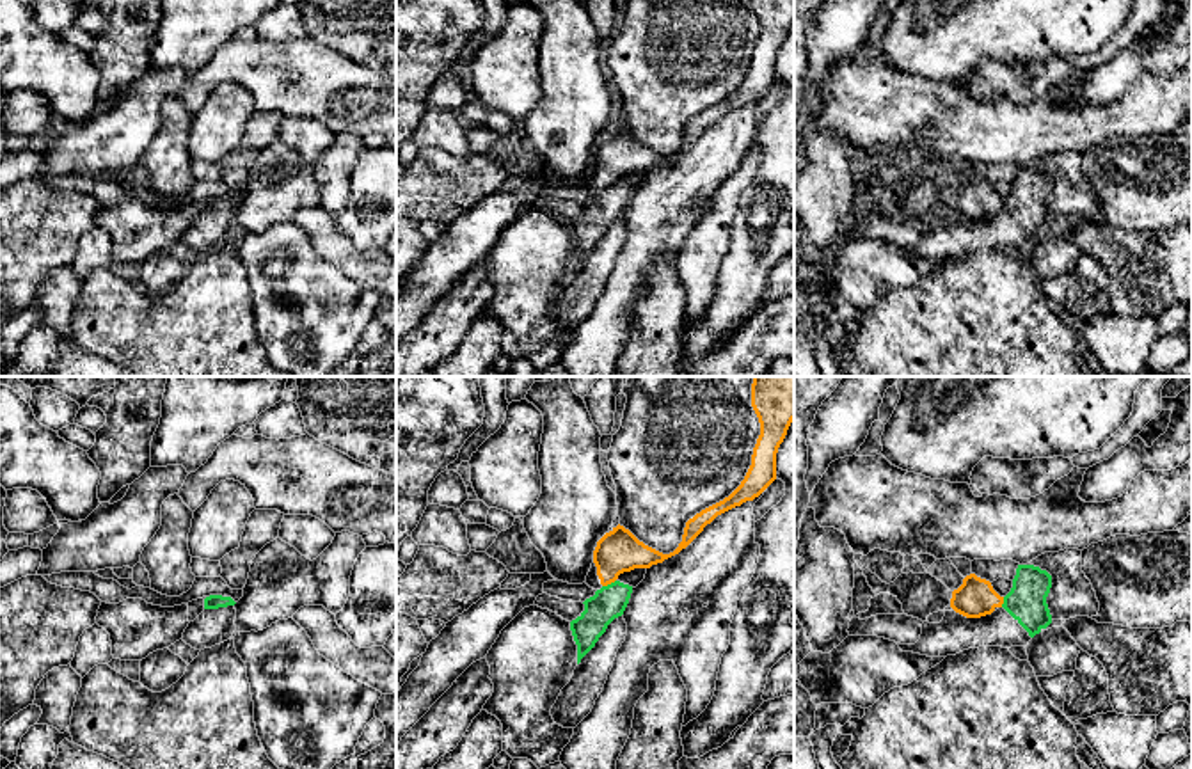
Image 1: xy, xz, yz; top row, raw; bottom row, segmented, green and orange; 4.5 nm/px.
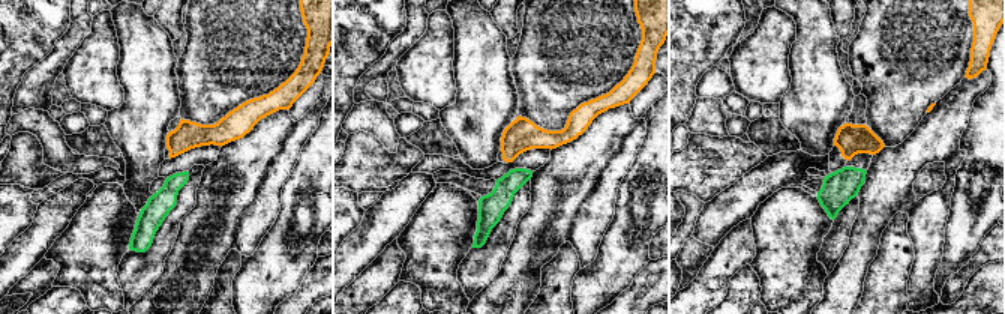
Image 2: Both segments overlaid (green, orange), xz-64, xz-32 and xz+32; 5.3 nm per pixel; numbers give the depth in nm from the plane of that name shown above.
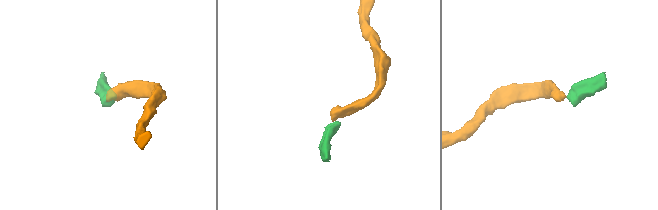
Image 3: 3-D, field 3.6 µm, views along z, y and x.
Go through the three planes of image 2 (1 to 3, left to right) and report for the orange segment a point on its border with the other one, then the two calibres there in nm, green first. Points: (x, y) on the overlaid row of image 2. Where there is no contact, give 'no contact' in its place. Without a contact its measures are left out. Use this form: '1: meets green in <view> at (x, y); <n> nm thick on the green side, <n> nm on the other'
1: no contact
2: no contact
3: no contact

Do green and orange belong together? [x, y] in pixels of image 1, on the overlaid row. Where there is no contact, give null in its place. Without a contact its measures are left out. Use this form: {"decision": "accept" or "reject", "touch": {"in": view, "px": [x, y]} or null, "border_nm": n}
{"decision": "reject", "touch": {"in": "xz", "px": [608, 585]}, "border_nm": 70}

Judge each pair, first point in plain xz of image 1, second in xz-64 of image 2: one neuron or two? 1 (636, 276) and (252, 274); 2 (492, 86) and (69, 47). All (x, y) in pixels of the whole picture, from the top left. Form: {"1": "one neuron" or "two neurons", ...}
{"1": "two neurons", "2": "two neurons"}

